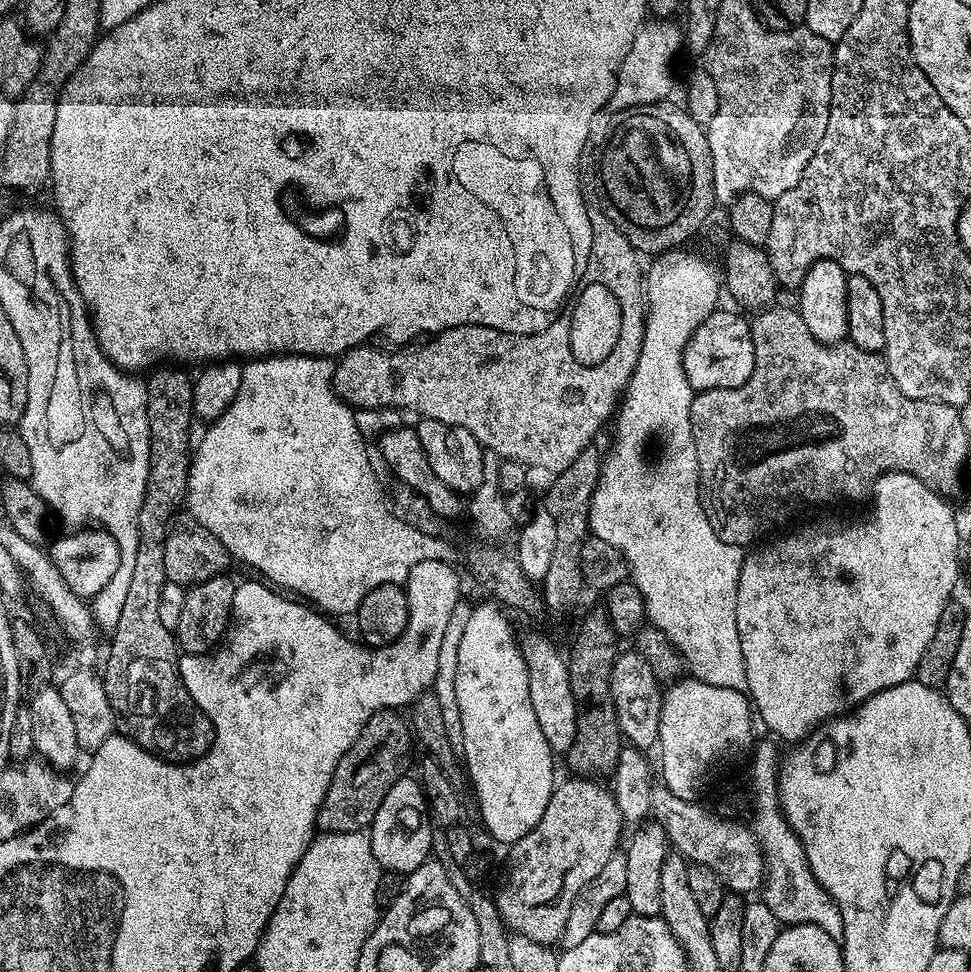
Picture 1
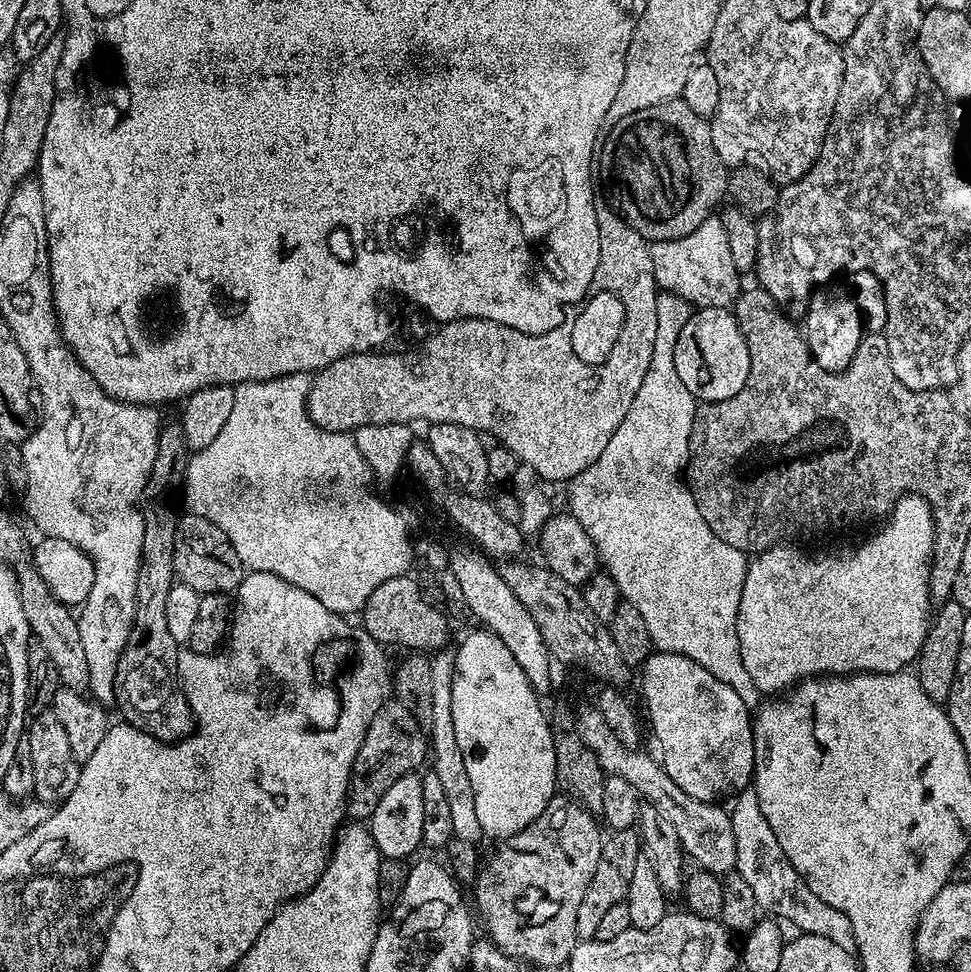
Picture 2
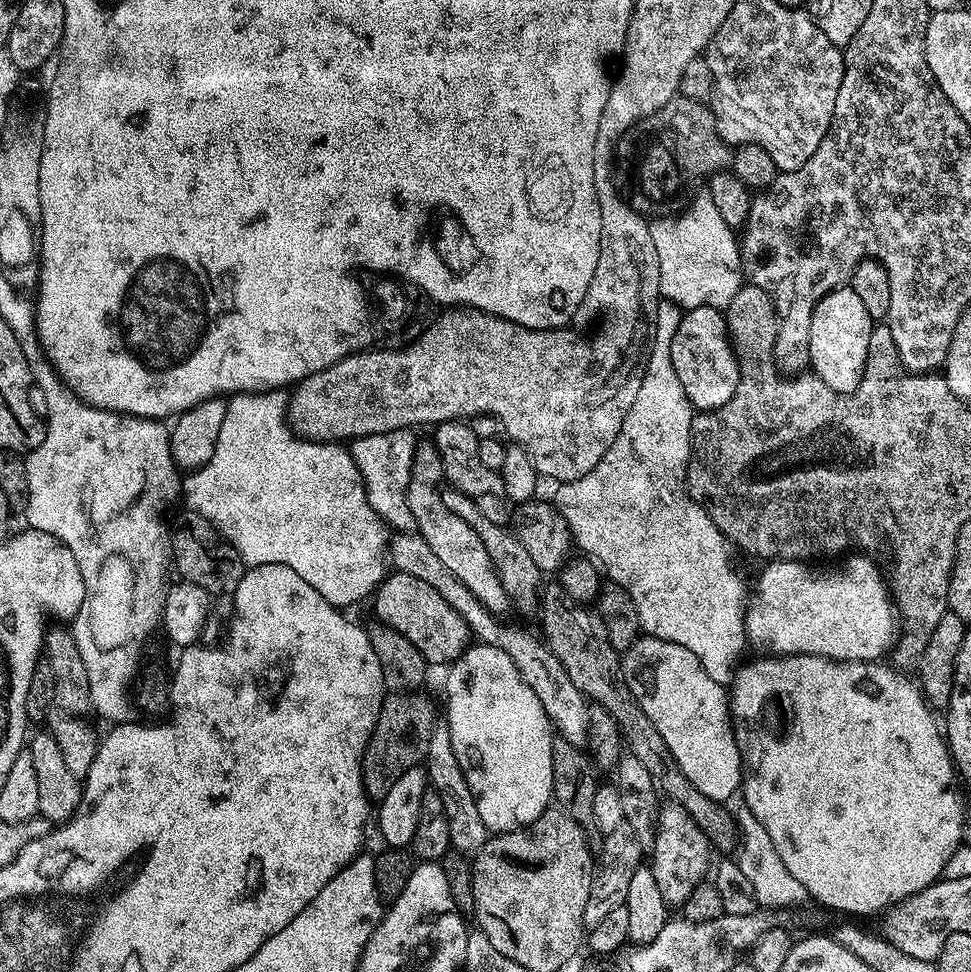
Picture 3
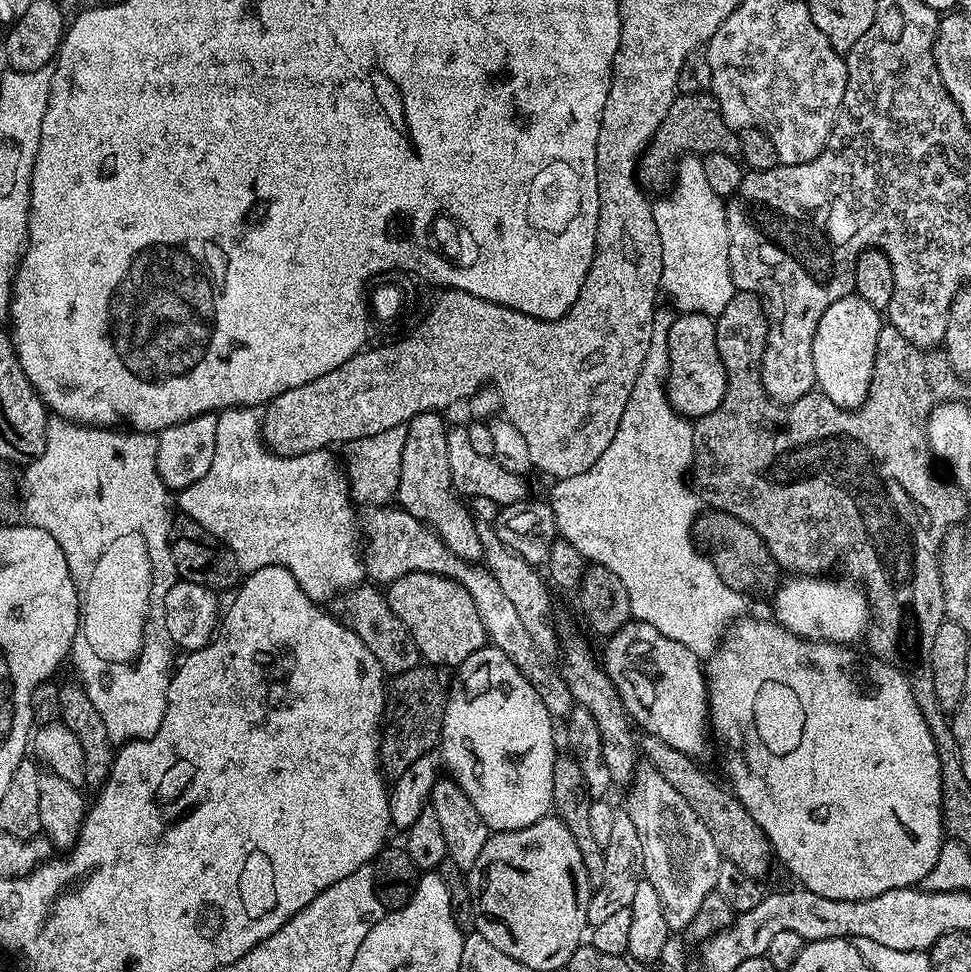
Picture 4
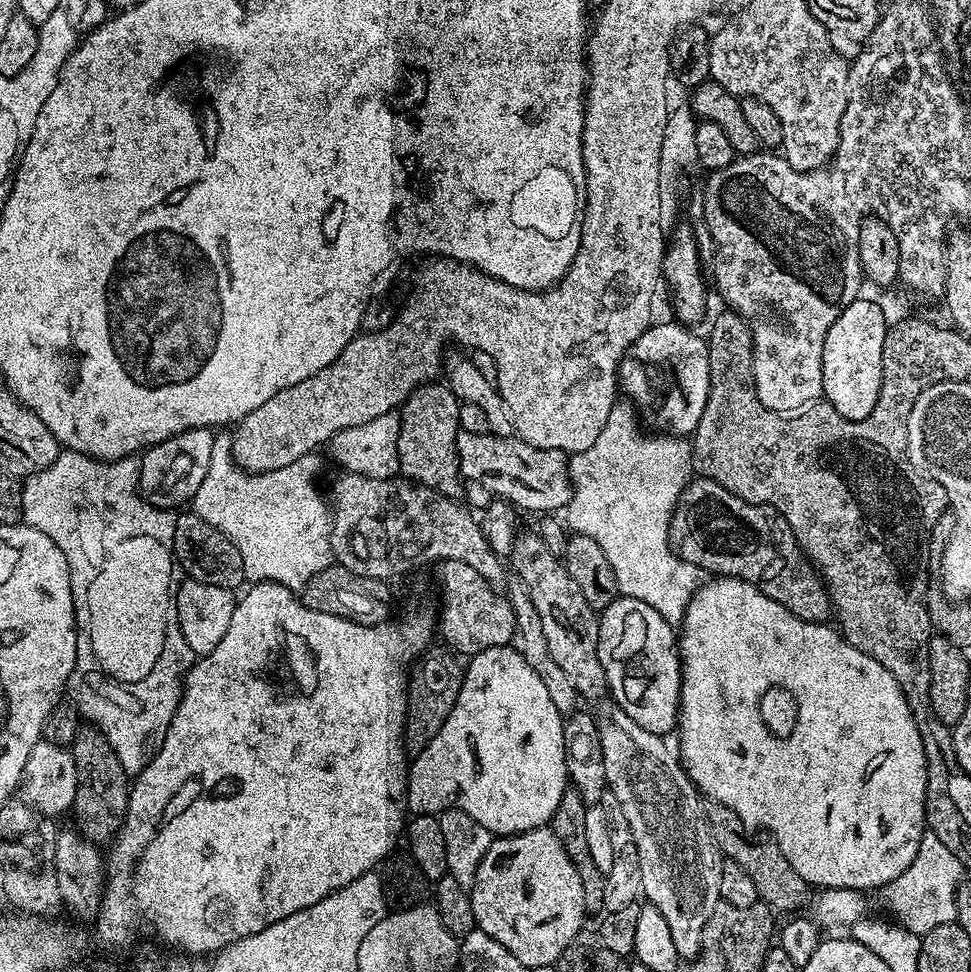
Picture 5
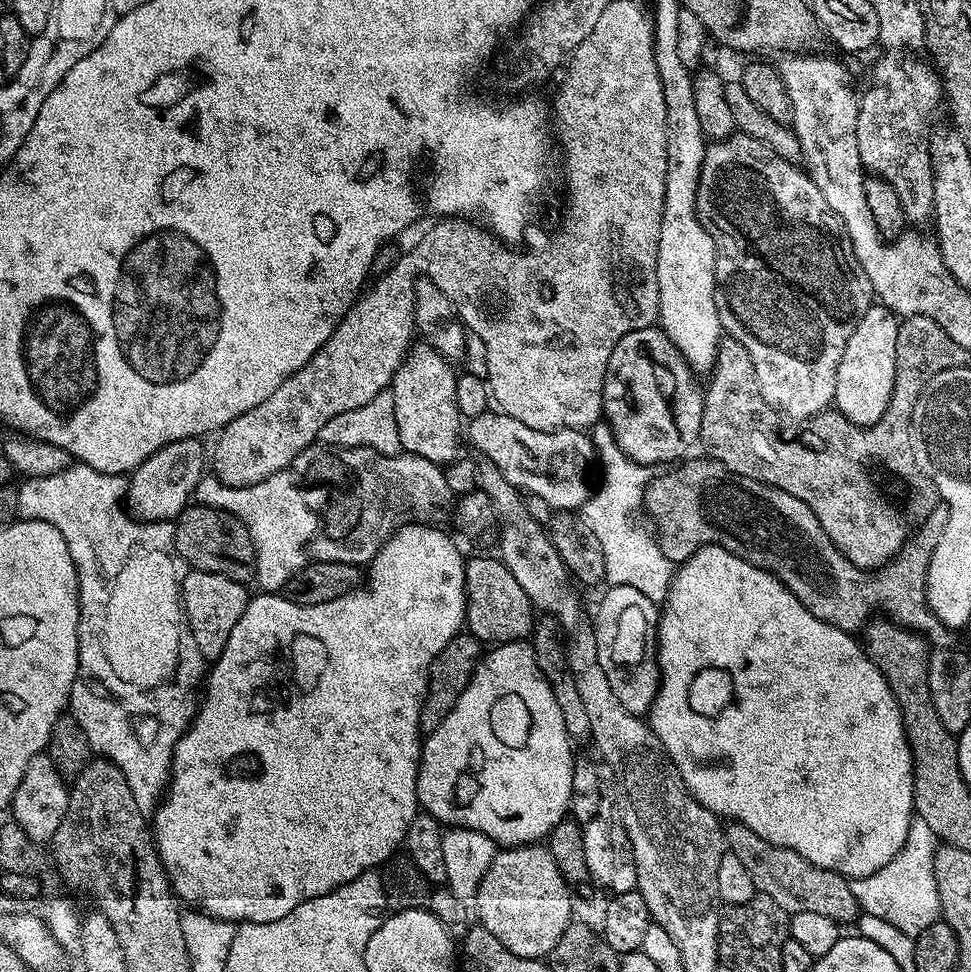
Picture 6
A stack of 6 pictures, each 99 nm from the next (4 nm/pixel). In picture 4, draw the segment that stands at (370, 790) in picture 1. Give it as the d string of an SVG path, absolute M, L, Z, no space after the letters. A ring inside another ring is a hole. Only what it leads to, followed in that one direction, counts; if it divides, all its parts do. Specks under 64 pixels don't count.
M419 666L393 675L386 688L384 723L380 734L380 758L385 777L398 778L403 772L415 769L415 764L435 749L440 743L440 731L444 725L444 707L448 705L446 684L436 677L437 669L432 666Z

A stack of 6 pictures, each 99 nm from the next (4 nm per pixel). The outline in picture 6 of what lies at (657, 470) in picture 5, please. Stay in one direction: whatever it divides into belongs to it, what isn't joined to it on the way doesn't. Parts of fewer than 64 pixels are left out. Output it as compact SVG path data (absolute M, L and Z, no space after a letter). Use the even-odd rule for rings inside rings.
M600 422L591 429L590 444L594 449L594 456L600 459L600 485L595 485L594 491L589 495L588 501L584 503L582 515L586 526L598 538L598 546L602 546L602 554L606 558L605 581L609 585L617 584L618 586L634 586L641 594L646 594L646 598L660 602L668 594L668 588L672 585L674 575L674 566L666 558L666 554L660 552L656 544L656 537L647 527L640 525L640 520L636 515L641 515L644 507L644 491L648 488L648 483L654 479L654 472L647 464L639 464L626 454L616 445L616 439L612 433L612 427L606 422Z

